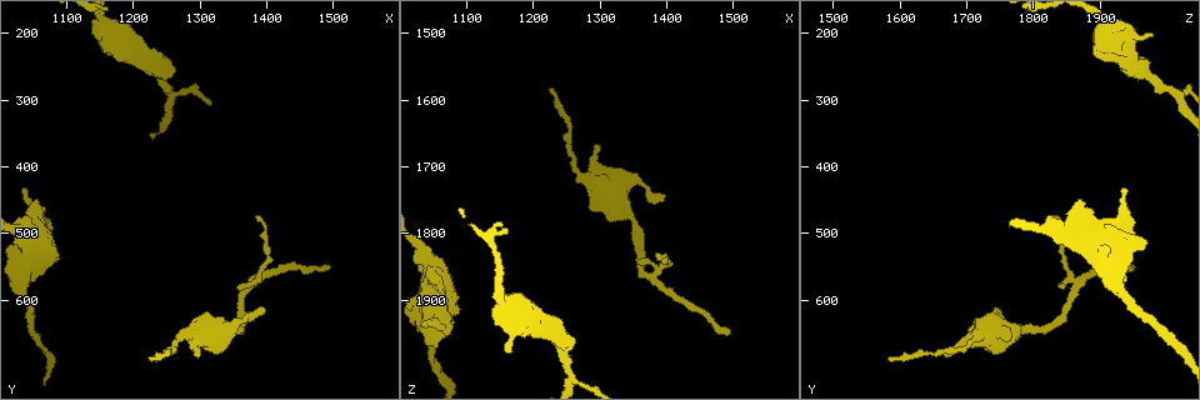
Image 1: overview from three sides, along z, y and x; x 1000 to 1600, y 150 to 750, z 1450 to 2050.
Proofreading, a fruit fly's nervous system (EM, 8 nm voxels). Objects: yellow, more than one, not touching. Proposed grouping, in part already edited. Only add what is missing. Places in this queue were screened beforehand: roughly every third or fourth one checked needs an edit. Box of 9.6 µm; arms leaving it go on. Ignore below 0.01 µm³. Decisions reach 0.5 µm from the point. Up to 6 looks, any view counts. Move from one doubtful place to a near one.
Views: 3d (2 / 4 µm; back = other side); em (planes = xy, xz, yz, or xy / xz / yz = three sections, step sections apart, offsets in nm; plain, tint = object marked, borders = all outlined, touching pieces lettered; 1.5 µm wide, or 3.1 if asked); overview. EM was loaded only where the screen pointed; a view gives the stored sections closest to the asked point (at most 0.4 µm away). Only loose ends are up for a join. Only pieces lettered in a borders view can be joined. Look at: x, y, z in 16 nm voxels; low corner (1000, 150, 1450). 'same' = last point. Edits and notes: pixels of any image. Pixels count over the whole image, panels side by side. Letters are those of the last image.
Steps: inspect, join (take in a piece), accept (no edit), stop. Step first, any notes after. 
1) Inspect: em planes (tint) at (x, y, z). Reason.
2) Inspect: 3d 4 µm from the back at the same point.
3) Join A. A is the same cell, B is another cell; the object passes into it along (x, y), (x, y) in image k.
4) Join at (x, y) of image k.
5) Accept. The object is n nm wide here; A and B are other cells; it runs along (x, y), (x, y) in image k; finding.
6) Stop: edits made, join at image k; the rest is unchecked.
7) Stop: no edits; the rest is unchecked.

Inspect: em xy step 8 (tint) at (1395, 610, 1740). Thin end.

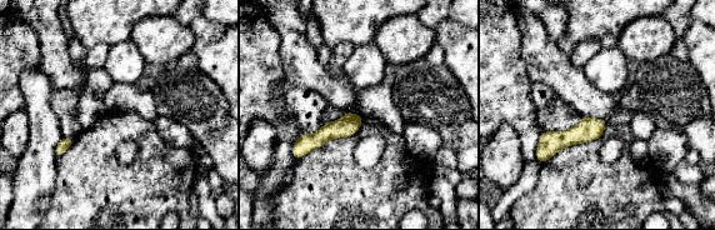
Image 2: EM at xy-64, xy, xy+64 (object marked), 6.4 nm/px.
Inspect: em planes (borders) at the same point.

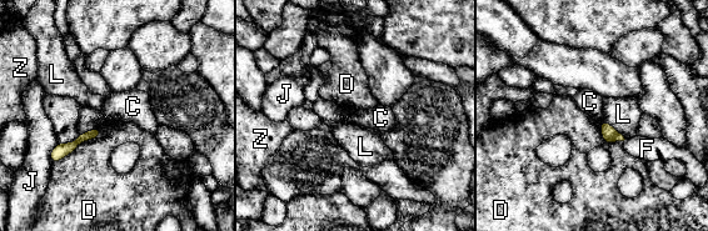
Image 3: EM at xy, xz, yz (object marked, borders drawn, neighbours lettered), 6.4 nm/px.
Accept. The longest contact is with D, 400 nm; C, D, F, J, L and Z are other cells; no lettered piece goes on from it.

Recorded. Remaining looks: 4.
Inspect: em planes (borders) at (1485, 555, 1950). Thin end.

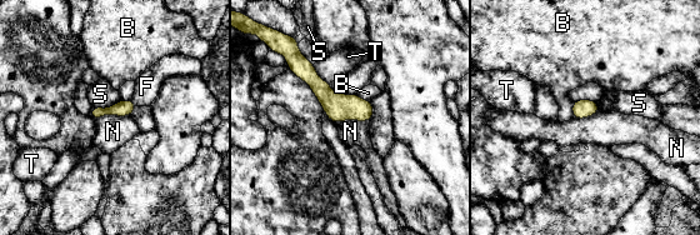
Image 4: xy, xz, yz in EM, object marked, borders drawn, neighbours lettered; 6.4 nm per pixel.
Join F. The longest contact is with N, 240 nm; F is the same cell, B, N, S and T are other cells; the object passes into it along (123, 108), (134, 103), (146, 86) in image 4; the neuron continues.

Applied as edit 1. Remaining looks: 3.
Inspect: 3d 4 µm at (1160, 205, 1975). An open end.

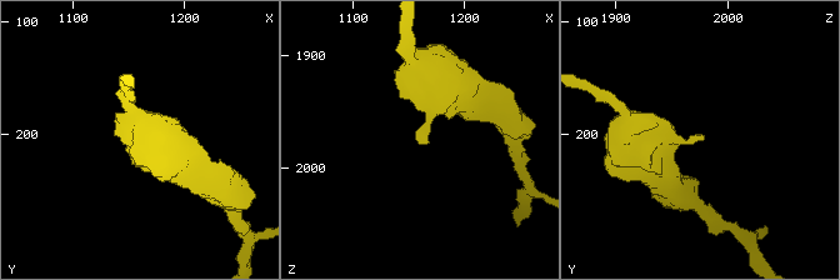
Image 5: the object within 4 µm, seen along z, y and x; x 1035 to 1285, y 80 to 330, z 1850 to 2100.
Inspect: em yz step 4 (borders) at (1166, 206, 1980). Shape alone is not enough.

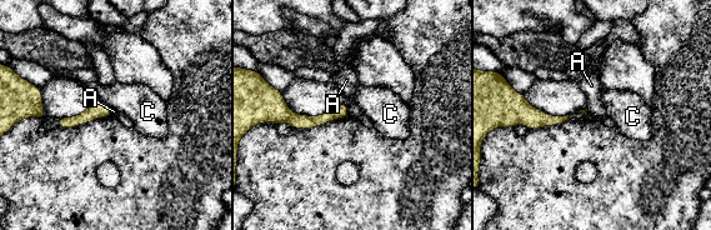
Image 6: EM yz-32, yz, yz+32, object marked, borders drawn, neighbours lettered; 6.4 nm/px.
Inspect: em planes (borders) at the same point.

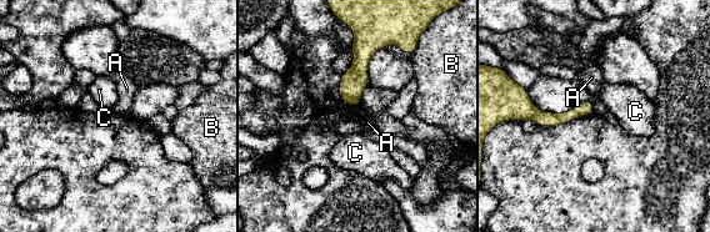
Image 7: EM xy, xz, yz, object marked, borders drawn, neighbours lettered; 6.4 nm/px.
Accept. A, B and C are other cells; it runs along (590, 106), (560, 119), (523, 116) in image 7; none of them fits.

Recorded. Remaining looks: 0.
Stop: edits made, join at image 4; the rest is unchecked.

